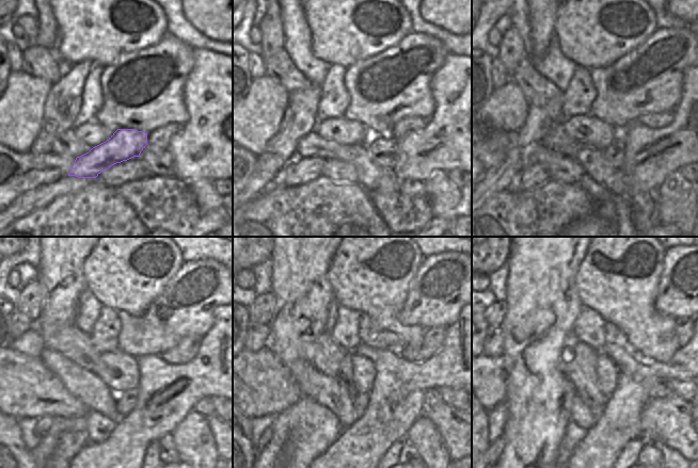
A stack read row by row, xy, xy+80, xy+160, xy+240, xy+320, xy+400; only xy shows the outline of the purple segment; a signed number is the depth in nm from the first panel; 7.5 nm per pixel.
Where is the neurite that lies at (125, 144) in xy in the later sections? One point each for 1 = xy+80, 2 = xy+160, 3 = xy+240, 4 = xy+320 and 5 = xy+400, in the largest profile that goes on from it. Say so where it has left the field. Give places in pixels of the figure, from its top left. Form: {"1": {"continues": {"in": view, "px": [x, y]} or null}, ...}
{"1": {"continues": {"in": "xy+80", "px": [302, 171]}}, "2": {"continues": {"in": "xy+160", "px": [534, 175]}}, "3": {"continues": {"in": "xy+240", "px": [44, 423]}}, "4": {"continues": {"in": "xy+320", "px": [266, 437]}}, "5": {"continues": {"in": "xy+400", "px": [493, 452]}}}

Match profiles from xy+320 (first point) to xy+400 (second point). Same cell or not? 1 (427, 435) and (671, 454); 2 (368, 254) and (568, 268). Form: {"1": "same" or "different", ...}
{"1": "same", "2": "different"}

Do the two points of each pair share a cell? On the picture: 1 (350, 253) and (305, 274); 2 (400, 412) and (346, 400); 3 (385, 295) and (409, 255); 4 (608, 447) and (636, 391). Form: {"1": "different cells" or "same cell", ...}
{"1": "different cells", "2": "different cells", "3": "same cell", "4": "same cell"}

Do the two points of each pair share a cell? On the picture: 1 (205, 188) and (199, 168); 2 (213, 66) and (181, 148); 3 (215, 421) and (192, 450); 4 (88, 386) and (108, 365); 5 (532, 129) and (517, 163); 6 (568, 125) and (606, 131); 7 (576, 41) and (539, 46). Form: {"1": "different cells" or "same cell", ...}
{"1": "different cells", "2": "same cell", "3": "different cells", "4": "different cells", "5": "same cell", "6": "same cell", "7": "different cells"}

